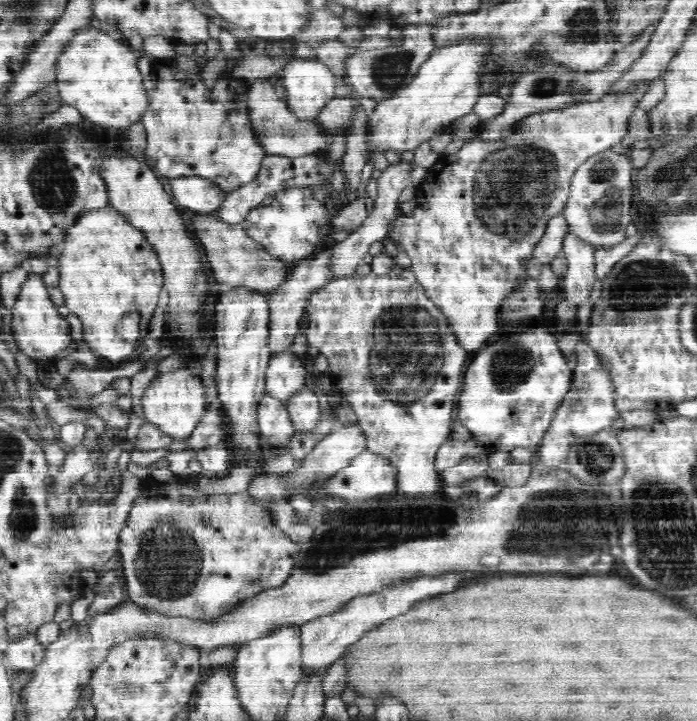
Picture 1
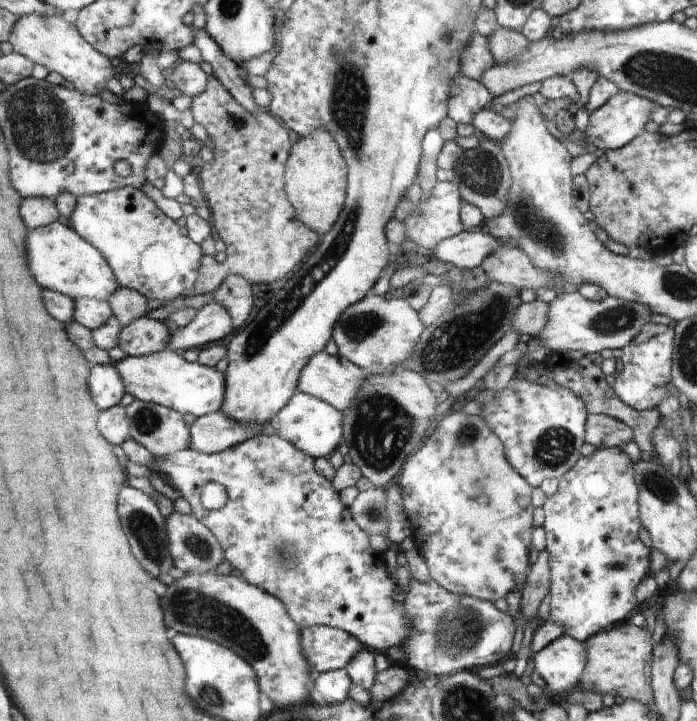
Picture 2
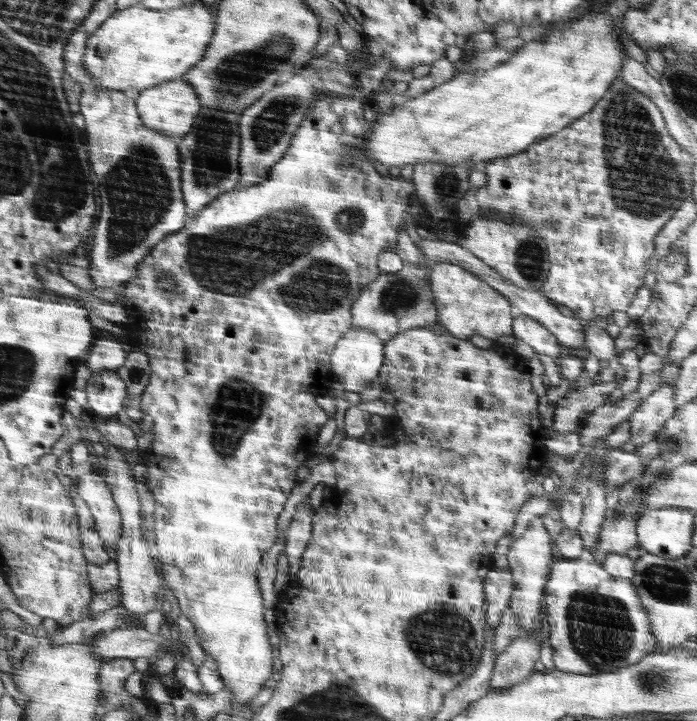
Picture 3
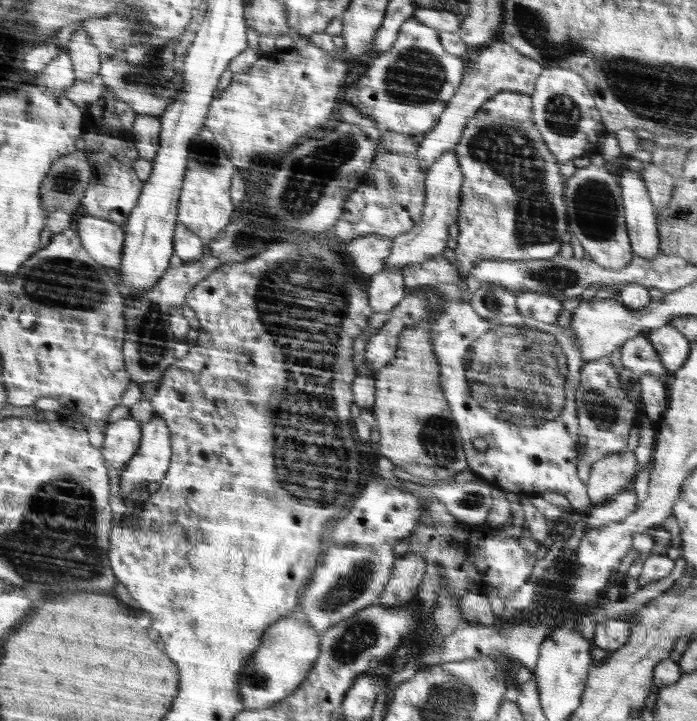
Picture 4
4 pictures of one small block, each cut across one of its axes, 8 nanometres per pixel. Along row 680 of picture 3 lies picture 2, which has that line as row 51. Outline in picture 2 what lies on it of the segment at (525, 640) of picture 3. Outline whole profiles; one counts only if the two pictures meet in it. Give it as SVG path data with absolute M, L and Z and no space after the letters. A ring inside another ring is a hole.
M500 26L487 39L493 60L496 63L505 63L515 59L531 43L521 31Z

